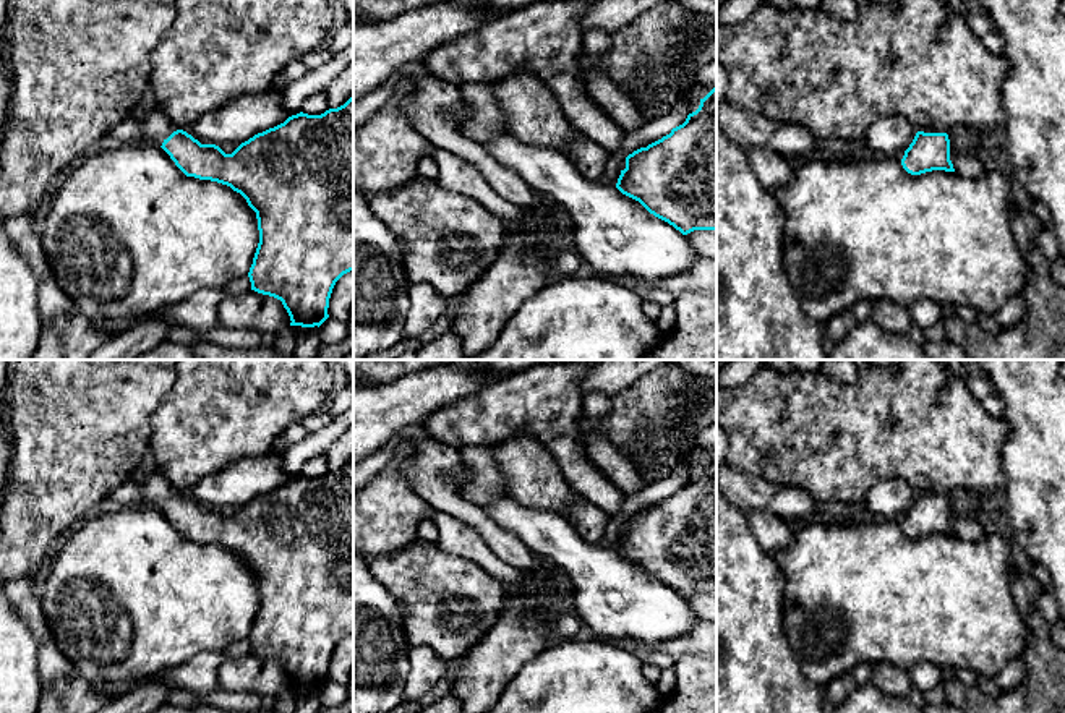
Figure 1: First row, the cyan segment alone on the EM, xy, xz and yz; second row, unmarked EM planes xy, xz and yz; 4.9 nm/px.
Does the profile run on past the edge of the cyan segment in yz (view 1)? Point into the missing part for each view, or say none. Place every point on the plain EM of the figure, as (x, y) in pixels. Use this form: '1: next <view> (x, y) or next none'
1: next none

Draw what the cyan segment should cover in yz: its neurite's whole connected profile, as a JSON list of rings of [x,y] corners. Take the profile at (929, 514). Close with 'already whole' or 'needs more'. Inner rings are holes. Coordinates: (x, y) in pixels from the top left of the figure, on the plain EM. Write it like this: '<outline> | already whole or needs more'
[[[917,494],[901,522],[903,532],[911,538],[932,533],[955,535],[950,523],[950,502],[947,496]]] | already whole

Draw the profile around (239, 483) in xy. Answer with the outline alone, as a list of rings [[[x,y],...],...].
[[[271,452],[246,457],[199,478],[186,496],[201,507],[242,507],[254,497],[284,486],[289,480],[292,476],[285,473],[280,455]]]

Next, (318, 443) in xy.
[[[353,403],[340,416],[321,428],[319,431],[310,433],[300,442],[290,446],[282,455],[282,465],[287,475],[297,478],[302,475],[303,465],[318,455],[324,455],[334,441],[353,425]]]

